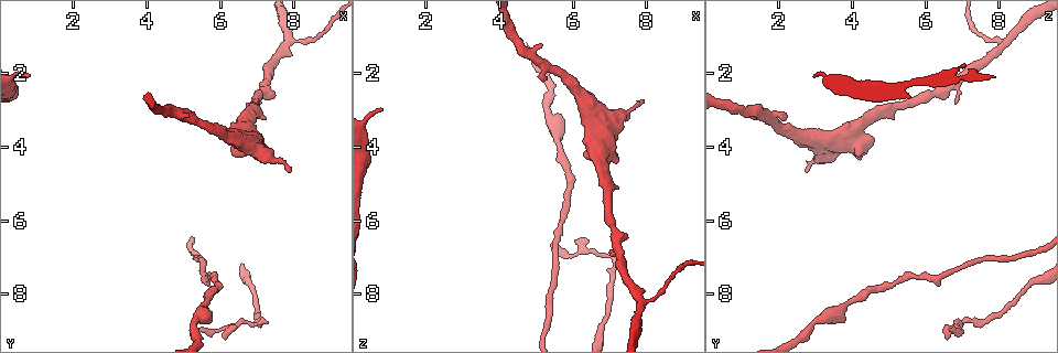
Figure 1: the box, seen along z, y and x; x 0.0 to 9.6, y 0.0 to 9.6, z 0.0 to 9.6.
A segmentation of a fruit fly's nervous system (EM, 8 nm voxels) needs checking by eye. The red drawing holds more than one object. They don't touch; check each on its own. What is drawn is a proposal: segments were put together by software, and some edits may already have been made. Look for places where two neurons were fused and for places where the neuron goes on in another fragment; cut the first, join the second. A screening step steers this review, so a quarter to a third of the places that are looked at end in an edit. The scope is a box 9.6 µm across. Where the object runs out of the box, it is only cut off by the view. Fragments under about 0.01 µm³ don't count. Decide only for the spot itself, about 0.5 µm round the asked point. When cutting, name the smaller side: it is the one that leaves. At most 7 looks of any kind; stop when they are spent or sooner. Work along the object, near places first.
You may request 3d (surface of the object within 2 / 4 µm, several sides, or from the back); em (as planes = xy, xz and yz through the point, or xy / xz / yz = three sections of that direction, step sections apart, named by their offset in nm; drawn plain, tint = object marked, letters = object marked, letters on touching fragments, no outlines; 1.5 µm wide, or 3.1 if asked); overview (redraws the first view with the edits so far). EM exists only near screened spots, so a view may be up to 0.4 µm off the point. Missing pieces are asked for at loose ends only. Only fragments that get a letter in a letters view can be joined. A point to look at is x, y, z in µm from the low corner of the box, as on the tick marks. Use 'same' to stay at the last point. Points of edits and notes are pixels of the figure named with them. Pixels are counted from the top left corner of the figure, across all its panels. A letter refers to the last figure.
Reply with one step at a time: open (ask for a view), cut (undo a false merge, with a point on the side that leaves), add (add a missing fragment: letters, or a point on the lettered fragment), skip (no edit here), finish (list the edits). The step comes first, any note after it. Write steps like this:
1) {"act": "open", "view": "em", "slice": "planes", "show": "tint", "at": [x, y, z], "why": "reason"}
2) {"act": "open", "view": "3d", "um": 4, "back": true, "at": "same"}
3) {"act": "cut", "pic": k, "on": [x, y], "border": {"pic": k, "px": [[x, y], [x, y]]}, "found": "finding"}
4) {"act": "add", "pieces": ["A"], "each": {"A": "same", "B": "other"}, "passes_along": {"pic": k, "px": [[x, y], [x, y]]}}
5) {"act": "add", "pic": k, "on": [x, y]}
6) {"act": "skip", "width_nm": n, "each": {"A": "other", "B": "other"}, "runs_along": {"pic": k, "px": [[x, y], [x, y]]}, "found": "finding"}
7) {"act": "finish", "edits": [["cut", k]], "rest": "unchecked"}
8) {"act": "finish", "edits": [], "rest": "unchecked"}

{"act": "open", "view": "em", "slice": "xz", "step": 8, "show": "tint", "at": [7.95, 4.65, 2.75], "why": "branch stops here"}

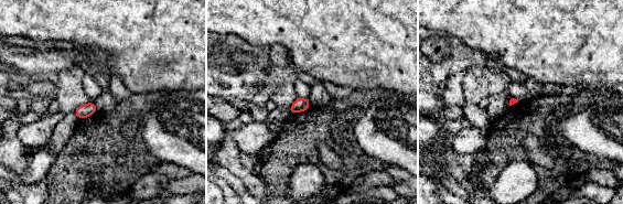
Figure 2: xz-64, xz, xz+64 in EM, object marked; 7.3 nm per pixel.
{"act": "open", "view": "em", "slice": "xz", "step": 8, "show": "letters", "at": "same", "why": "see the neighbours"}

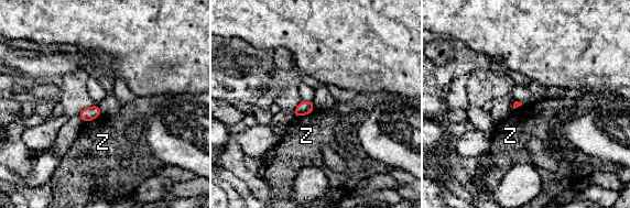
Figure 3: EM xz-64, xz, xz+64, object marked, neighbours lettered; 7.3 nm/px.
{"act": "skip", "longest_contact_nm": ["Z", 170], "each": {"Z": "other"}, "border": {"pic": 3, "px": [[314, 108], [311, 112], [294, 118]]}, "found": "no lettered fragment goes on from it"}

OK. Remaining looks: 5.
{"act": "open", "view": "3d", "um": 4, "at": [5.15, 3.15, 2.25], "why": "free end"}

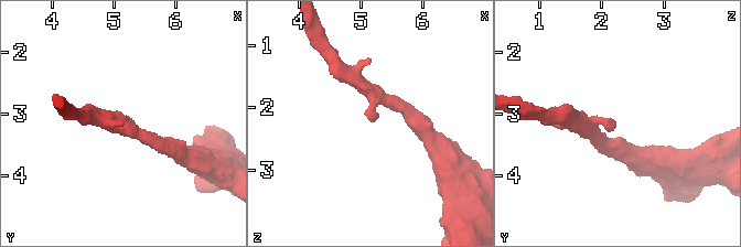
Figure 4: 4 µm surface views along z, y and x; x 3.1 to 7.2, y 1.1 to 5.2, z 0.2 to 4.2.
{"act": "open", "view": "em", "slice": "xz", "step": 8, "show": "letters", "at": [5.15, 3.15, 2.25], "arm_widths_nm": [220, 240], "why": "shape alone is not enough"}

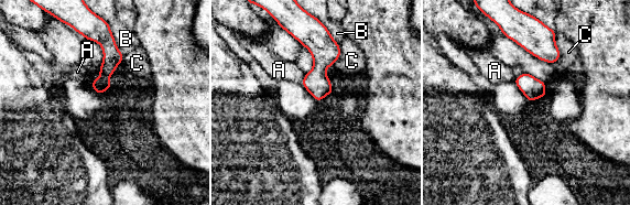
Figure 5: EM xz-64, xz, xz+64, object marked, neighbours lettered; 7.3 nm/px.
{"act": "open", "view": "em", "slice": "planes", "show": "letters", "at": "same"}

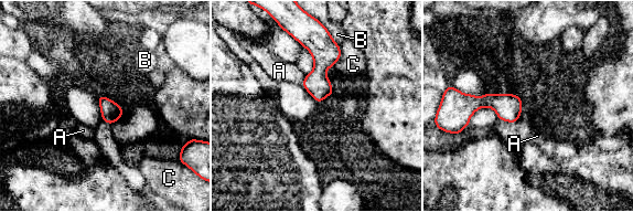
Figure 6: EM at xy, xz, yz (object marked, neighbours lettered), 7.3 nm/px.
{"act": "skip", "each": {"A": "other", "B": "other", "C": "other"}, "found": "no lettered fragment goes on from it"}

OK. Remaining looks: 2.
{"act": "finish", "edits": [], "rest": "unchecked"}

